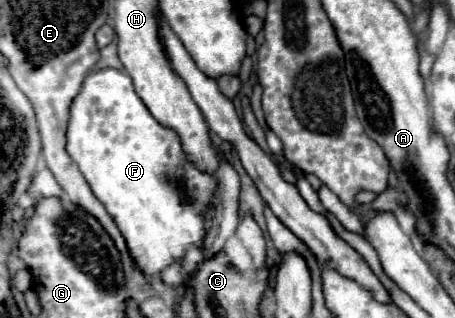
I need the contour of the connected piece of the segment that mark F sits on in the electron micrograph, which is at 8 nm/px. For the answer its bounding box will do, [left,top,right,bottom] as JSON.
[66,69,216,285]

